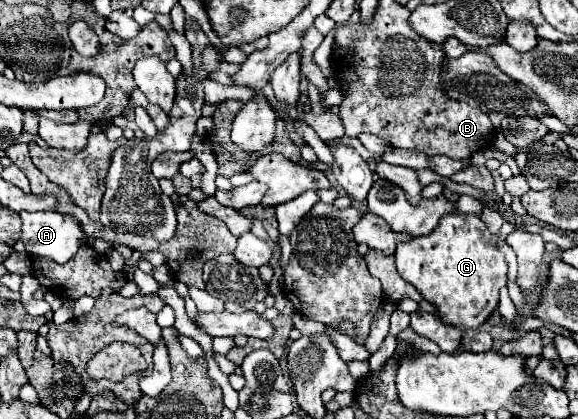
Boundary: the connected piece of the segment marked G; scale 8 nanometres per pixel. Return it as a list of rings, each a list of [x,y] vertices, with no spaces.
[[[450,213],[440,219],[438,227],[424,237],[414,237],[396,247],[396,267],[402,279],[412,283],[422,297],[436,307],[442,323],[458,329],[482,327],[498,307],[498,291],[506,285],[506,259],[494,247],[492,235],[478,215]]]

